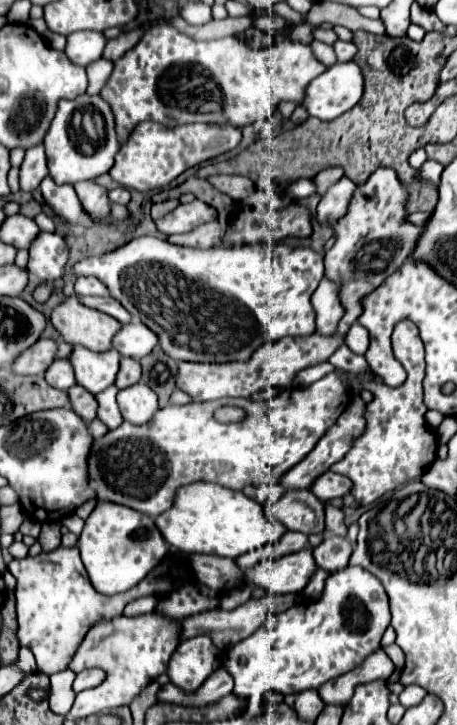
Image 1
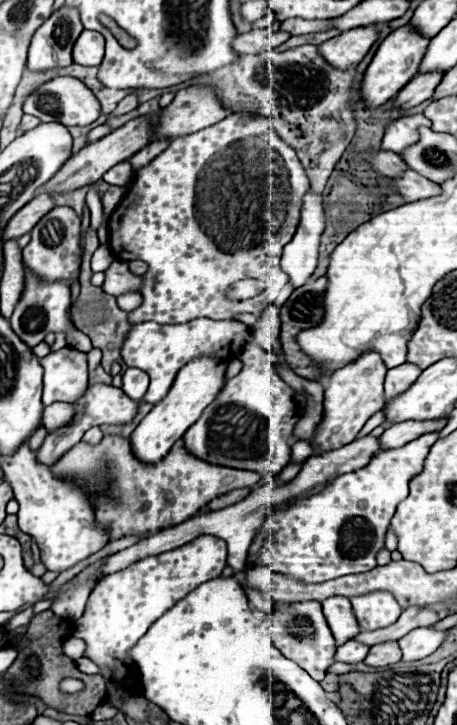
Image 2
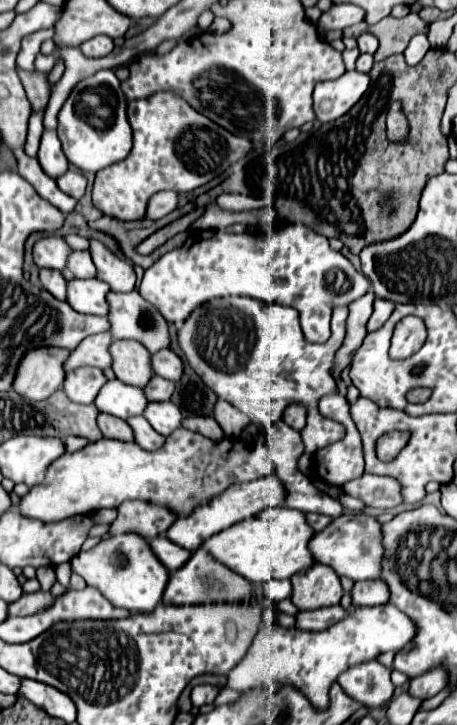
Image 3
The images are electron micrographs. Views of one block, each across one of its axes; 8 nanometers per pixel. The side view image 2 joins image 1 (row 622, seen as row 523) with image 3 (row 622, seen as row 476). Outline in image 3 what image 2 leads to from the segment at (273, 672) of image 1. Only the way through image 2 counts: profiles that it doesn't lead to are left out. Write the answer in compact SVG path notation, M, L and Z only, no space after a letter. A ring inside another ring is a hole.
M394 604L382 606L352 606L348 616L322 632L306 632L298 628L282 626L260 626L248 654L230 670L228 688L236 692L246 692L250 688L264 688L276 692L280 686L290 684L300 690L316 708L328 706L328 690L336 678L362 662L374 660L382 652L398 652L412 642L416 634L414 622L402 614Z

